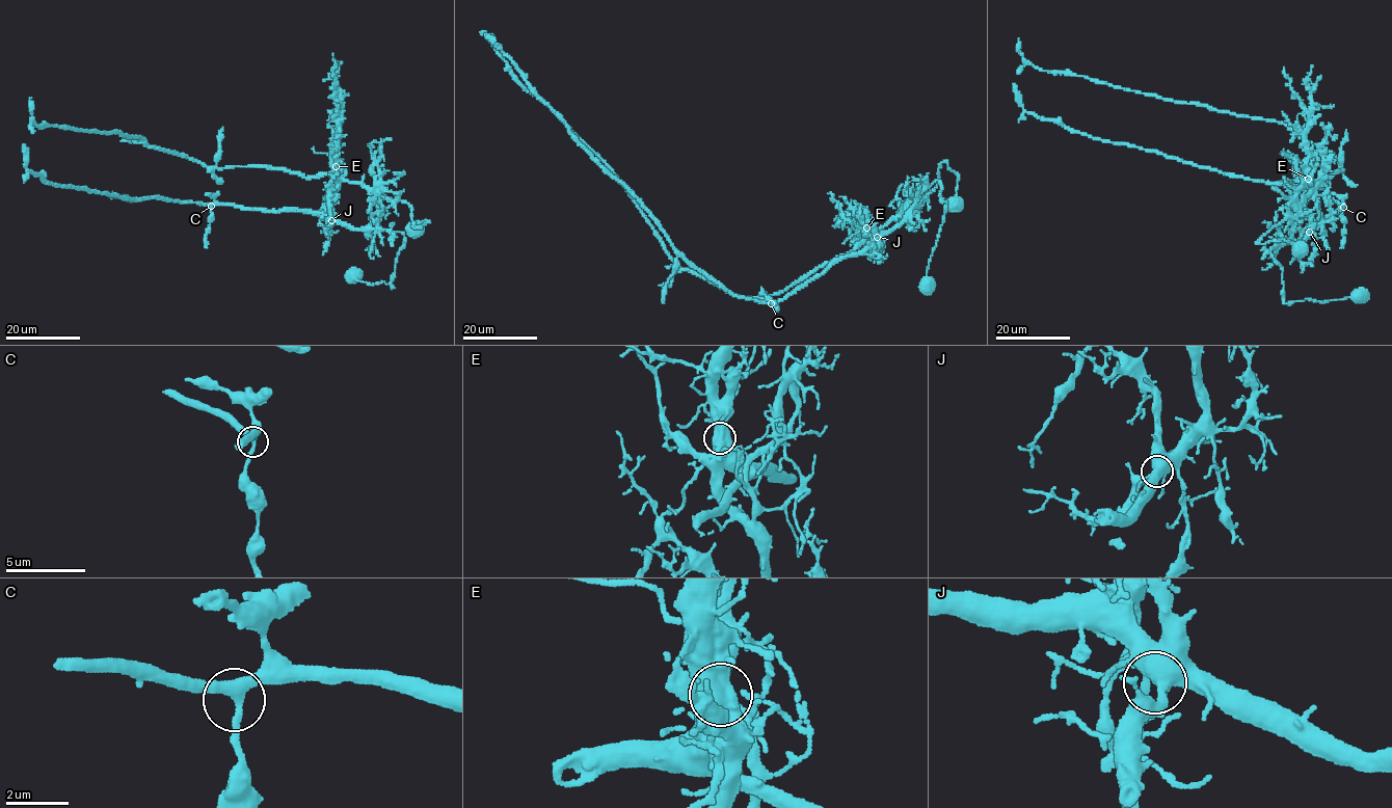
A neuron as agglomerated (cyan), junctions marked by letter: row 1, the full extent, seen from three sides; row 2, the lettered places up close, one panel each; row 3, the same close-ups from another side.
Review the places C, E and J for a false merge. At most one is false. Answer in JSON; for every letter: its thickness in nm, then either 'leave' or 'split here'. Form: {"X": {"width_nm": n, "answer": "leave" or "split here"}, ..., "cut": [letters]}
{"C": {"width_nm": 320, "answer": "leave"}, "E": {"width_nm": 550, "answer": "split here"}, "J": {"width_nm": 440, "answer": "leave"}, "cut": ["E"]}

